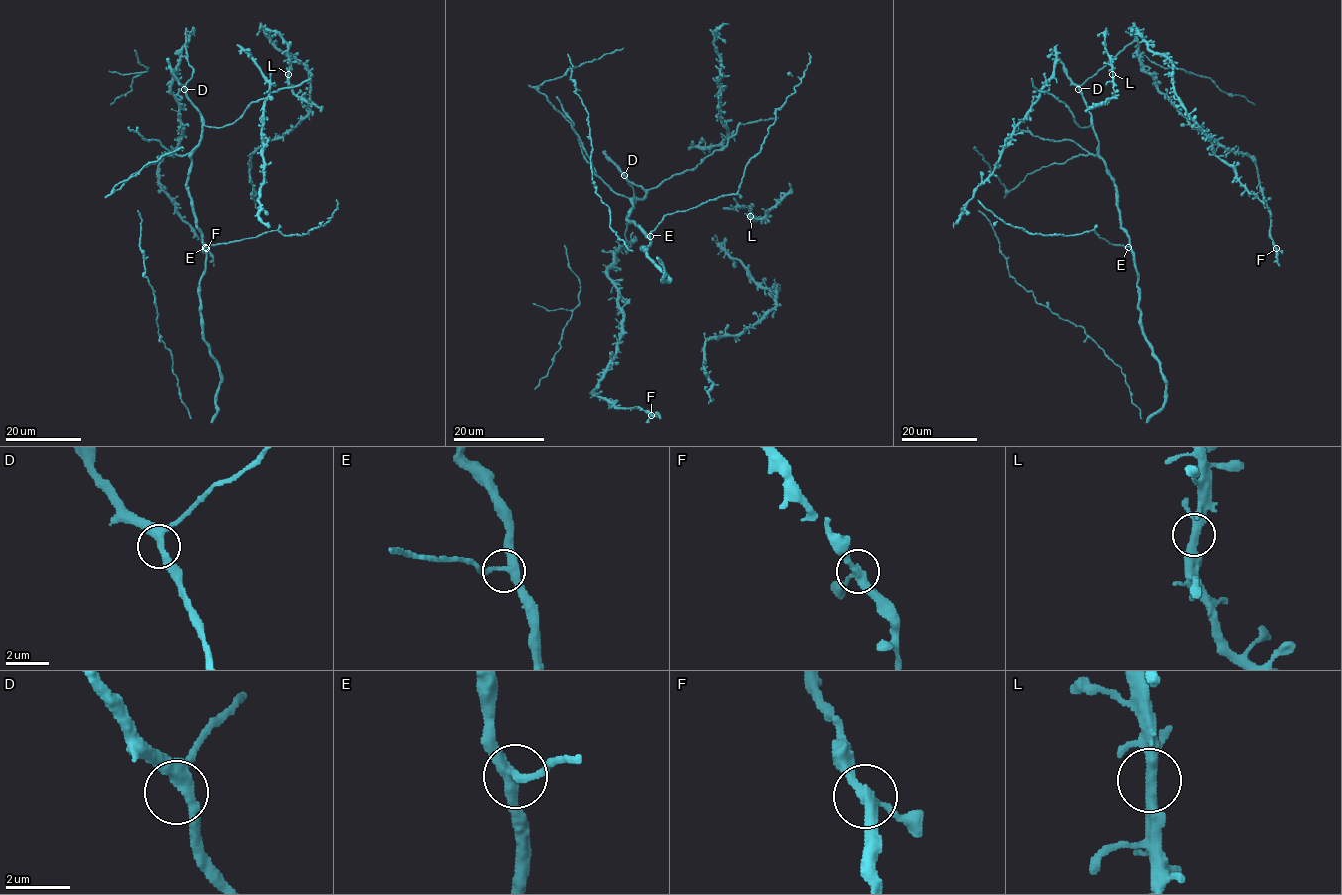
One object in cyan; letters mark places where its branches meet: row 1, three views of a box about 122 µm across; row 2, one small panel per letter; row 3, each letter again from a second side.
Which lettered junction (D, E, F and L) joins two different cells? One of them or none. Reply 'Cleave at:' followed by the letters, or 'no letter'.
Cleave at: no letter

